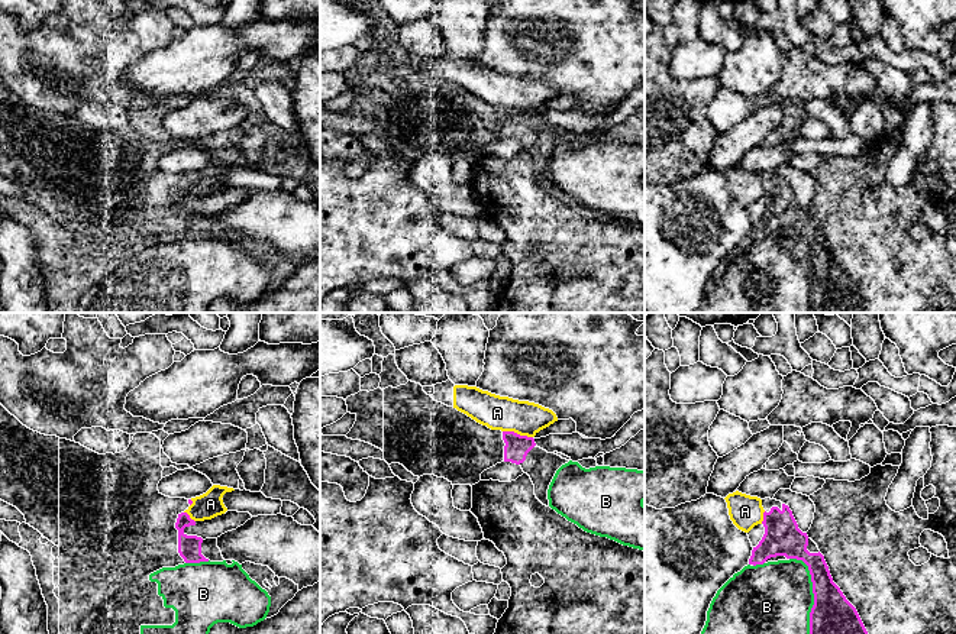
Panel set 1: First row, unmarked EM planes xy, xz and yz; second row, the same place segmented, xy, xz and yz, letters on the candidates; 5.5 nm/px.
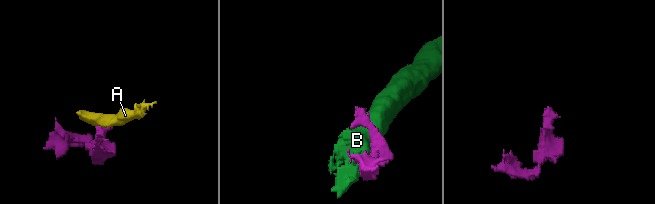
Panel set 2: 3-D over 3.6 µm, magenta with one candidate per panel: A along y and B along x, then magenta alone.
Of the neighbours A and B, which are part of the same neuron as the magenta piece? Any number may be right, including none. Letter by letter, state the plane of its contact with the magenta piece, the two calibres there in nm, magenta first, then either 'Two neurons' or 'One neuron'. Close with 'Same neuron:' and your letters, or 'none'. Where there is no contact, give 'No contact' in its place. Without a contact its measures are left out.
A: Touches magenta in xz. Thickness 140 nm (magenta) against 190 nm. Two neurons
B: Touches magenta in yz. Thickness 300 nm (magenta) against 460 nm. Two neurons
Same neuron: none

